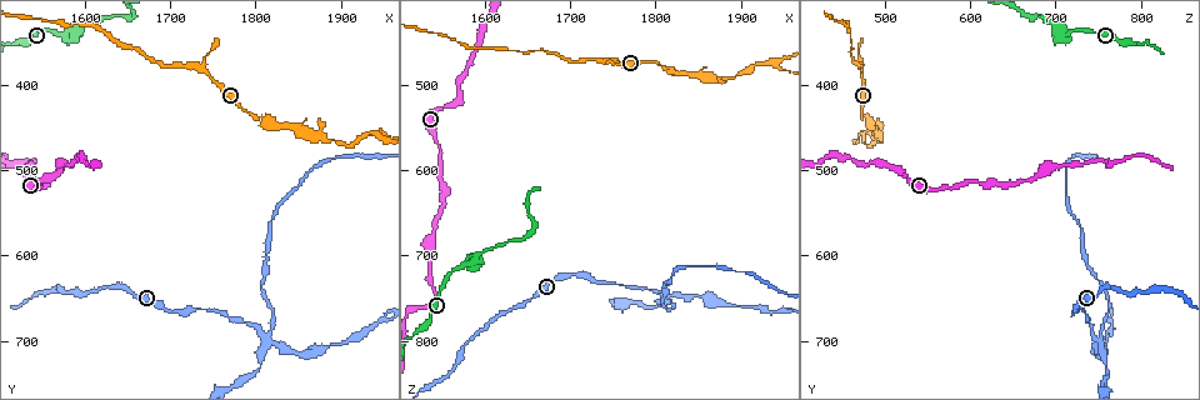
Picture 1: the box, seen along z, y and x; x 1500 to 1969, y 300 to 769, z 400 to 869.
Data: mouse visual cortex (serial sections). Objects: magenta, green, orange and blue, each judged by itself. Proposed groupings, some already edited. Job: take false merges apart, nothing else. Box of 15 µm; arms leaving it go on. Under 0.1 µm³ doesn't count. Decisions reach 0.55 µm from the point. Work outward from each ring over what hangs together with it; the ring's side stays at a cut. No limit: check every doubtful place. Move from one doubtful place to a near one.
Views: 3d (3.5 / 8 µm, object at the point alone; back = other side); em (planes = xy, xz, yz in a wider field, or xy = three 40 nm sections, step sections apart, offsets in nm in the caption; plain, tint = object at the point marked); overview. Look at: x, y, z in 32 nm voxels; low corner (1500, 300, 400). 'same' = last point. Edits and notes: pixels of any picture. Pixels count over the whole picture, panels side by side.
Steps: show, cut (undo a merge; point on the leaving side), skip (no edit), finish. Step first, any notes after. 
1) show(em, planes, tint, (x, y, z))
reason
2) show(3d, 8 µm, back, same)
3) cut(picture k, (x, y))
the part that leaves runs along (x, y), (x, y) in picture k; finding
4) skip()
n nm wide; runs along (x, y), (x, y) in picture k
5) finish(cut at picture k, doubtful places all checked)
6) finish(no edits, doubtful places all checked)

show(3d, 3.5 µm, back, (1540, 490, 760))
sharp bend

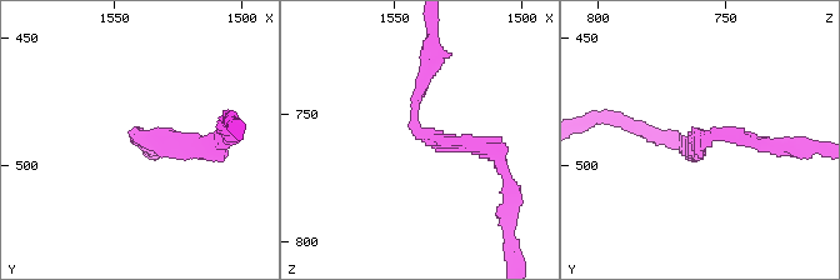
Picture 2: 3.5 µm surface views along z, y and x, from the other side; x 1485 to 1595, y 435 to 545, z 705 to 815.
show(em, xy, step 5, tint, (1542, 489, 755))
need the tissue

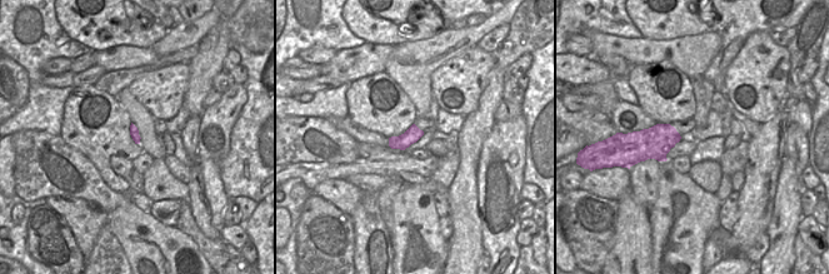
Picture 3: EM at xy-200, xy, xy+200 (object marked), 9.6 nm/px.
show(em, xy, step 2, tint, same)

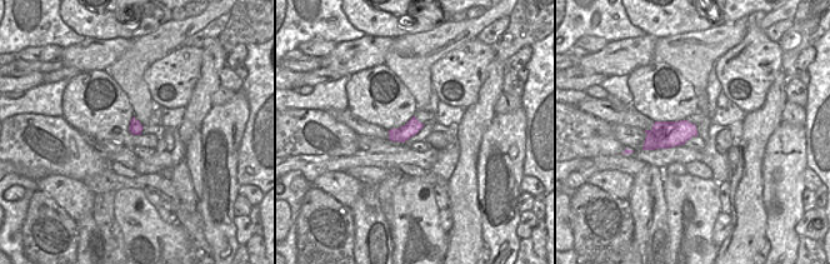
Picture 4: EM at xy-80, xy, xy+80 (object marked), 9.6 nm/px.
skip()
one cell here

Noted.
show(3d, 3.5 µm, (1810, 695, 745))
looks like a crossing

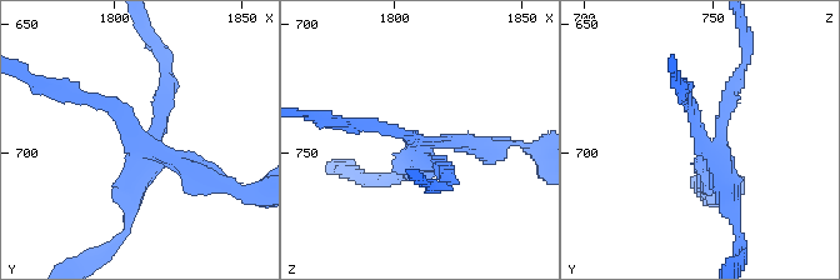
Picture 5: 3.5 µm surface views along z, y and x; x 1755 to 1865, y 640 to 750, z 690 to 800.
show(em, xy, step 1, tint, (1810, 699, 747))
4 arms; arms of 150, 150, 250, 250 nm

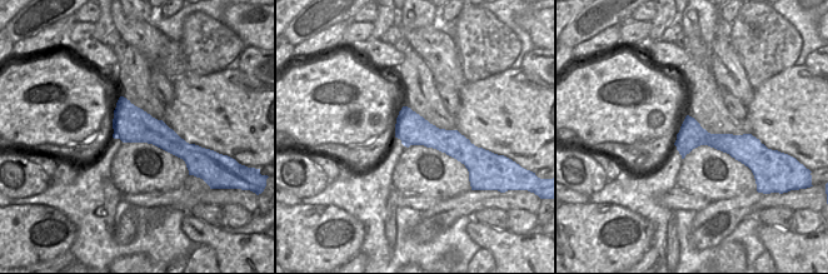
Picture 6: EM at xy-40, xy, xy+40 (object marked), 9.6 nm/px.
cut(picture 5, (135, 201))
the part that leaves runs along (708, 151), (720, 144), (746, 51) in picture 5; a second cell is stuck on

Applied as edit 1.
show(overview)
see it whole again

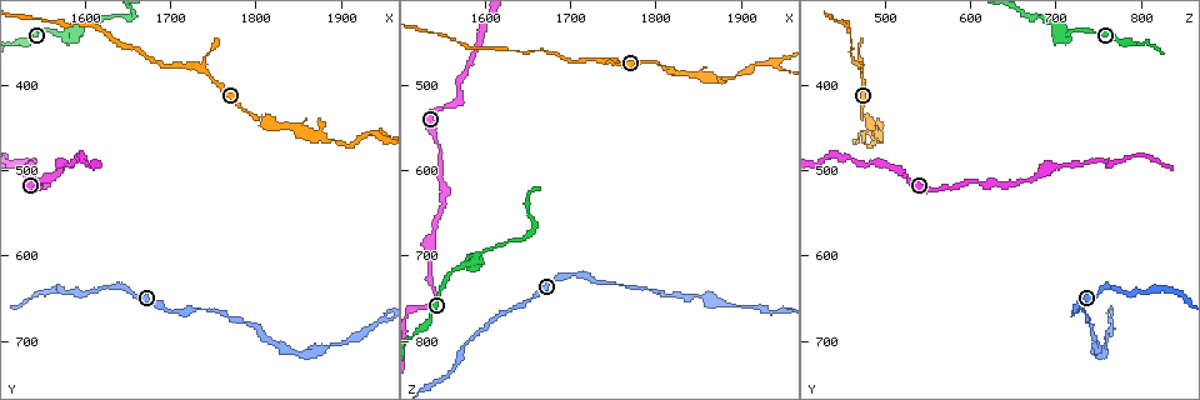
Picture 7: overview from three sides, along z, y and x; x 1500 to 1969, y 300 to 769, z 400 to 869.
show(3d, 3.5 µm, (1885, 465, 495))

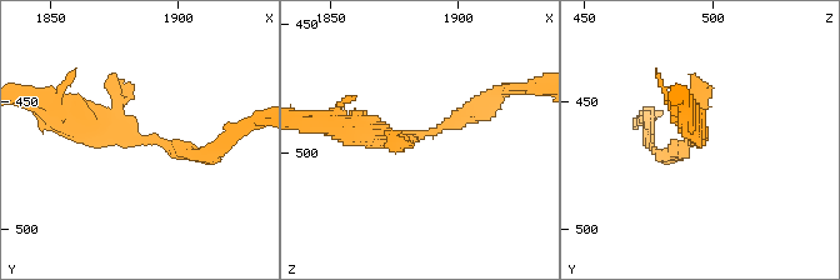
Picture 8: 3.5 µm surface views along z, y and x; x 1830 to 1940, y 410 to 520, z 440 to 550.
show(em, planes, tint, (1888, 465, 492))

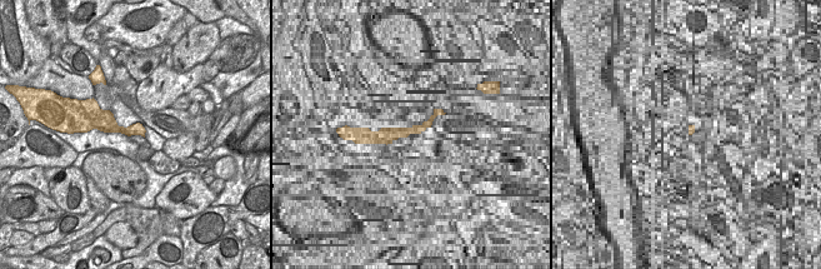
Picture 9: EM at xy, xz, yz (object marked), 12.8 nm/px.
show(em, xy, step 2, tint, same)
cut it another way

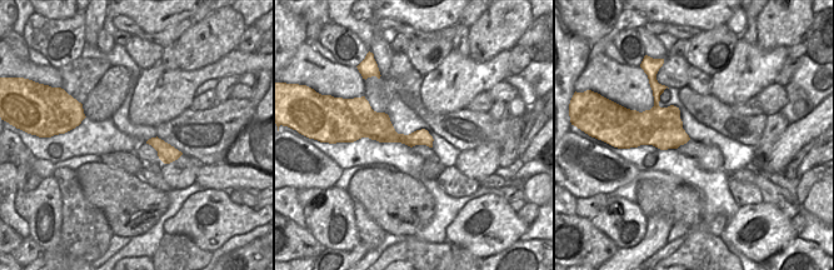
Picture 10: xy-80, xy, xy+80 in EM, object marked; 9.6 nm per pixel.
skip()
runs along (350, 131), (426, 135), (500, 90) in picture 8; continuous, no second cell

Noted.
show(3d, 3.5 µm, (1940, 460, 470))
three-way junction

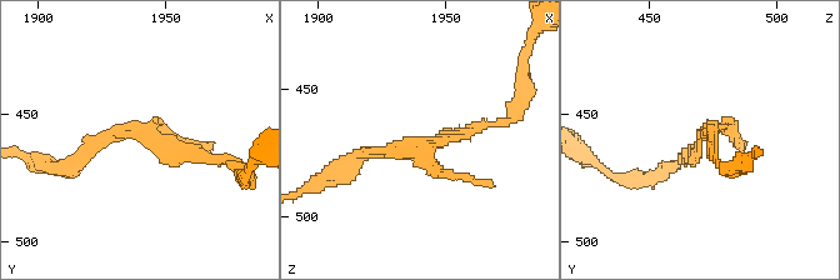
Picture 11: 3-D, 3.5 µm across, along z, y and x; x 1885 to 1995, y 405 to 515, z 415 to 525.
show(em, xy, step 1, tint, (1937, 457, 472))
3 arms; arms of 100, 150, 150 nm

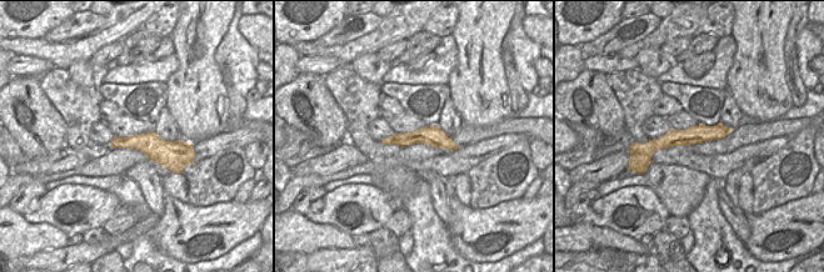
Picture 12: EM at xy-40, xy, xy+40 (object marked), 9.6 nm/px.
skip()
runs along (725, 130), (640, 147) in picture 12; one cell here

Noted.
finish(cut at picture 5, doubtful places all checked)

